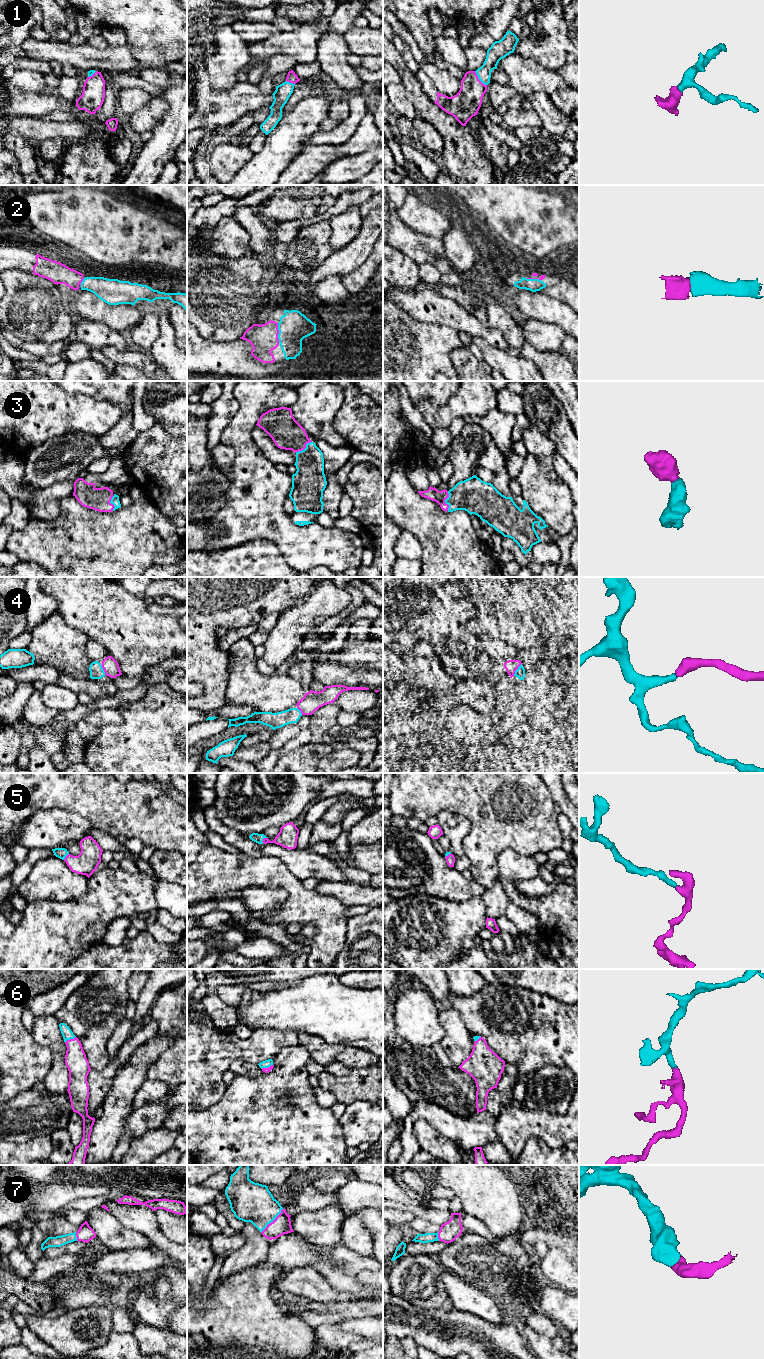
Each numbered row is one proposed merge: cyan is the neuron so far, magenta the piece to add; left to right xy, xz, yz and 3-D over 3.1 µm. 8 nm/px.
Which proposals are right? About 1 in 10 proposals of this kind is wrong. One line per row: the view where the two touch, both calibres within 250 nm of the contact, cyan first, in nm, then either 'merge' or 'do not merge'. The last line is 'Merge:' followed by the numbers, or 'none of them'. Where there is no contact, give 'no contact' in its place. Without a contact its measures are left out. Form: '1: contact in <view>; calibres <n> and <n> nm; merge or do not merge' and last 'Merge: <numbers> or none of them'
1: contact in yz; calibres 140 and 220 nm; merge
2: contact in xz; calibres 240 and 220 nm; merge
3: contact in yz; calibres 280 and 100 nm; merge
4: contact in yz; calibres 80 and 100 nm; merge
5: contact in xz; calibres 80 and 160 nm; merge
6: contact in xy; calibres 90 and 180 nm; merge
7: contact in xz; calibres 320 and 150 nm; merge
Merge: 1, 2, 3, 4, 5, 6, 7

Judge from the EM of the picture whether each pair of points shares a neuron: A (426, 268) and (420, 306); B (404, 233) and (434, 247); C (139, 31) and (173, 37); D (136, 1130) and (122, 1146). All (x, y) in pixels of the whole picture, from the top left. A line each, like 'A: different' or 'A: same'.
A: different
B: same
C: same
D: same

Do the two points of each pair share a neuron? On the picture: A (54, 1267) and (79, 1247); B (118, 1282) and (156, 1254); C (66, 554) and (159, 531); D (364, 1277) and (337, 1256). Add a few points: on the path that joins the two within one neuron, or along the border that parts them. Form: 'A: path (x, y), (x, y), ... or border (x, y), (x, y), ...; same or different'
A: border (84, 1251), (78, 1254), (47, 1257); different
B: border (145, 1272), (137, 1274), (105, 1274); different
C: path (89, 554), (105, 554), (136, 534); same
D: border (372, 1270), (361, 1270), (345, 1292); different

